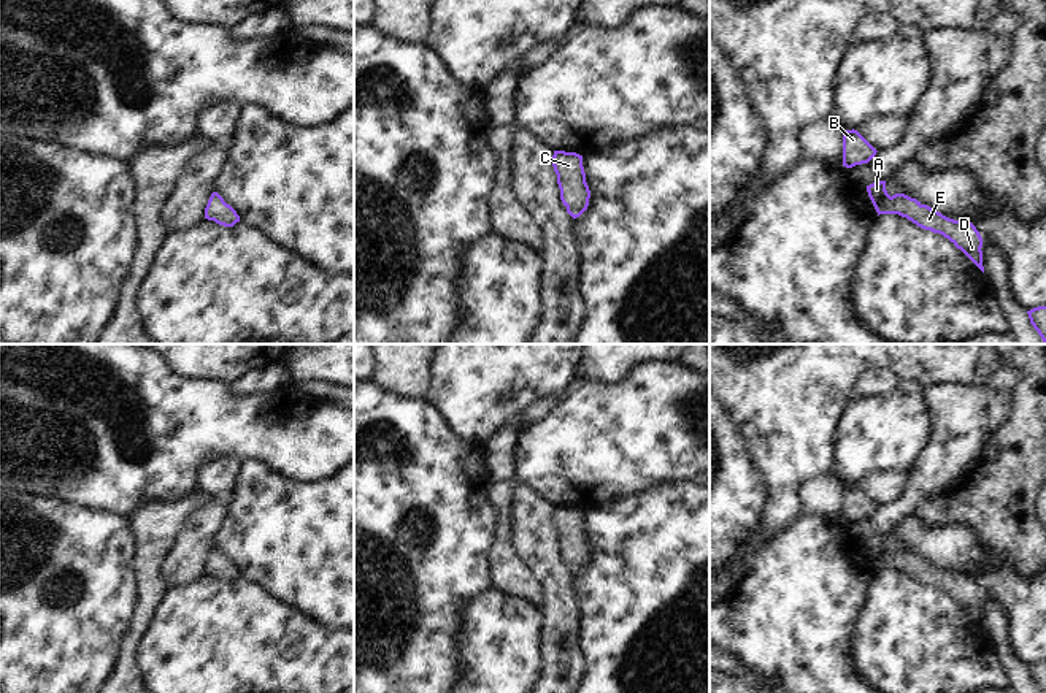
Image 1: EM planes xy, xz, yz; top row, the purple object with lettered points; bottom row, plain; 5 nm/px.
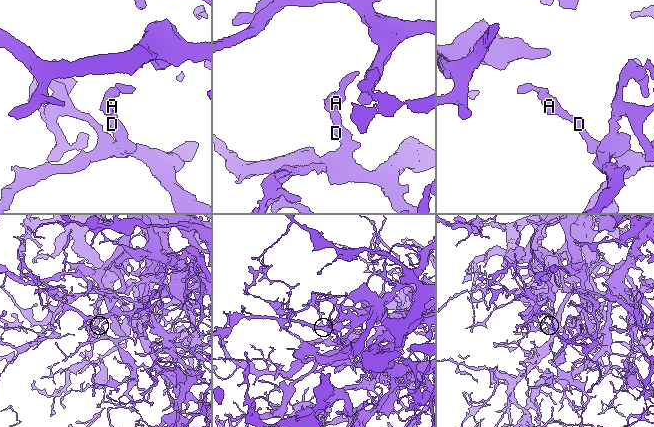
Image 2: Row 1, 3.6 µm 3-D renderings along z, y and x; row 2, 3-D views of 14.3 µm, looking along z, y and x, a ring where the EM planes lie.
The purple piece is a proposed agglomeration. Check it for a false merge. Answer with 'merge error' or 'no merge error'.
no merge error

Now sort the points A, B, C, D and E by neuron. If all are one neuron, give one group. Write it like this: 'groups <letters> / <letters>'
groups A B C D E

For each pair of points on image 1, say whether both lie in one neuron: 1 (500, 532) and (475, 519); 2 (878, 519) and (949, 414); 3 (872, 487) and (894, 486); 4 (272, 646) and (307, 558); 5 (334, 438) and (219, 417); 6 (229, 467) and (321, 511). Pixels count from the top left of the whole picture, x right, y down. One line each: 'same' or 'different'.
1: different
2: same
3: same
4: different
5: same
6: different

